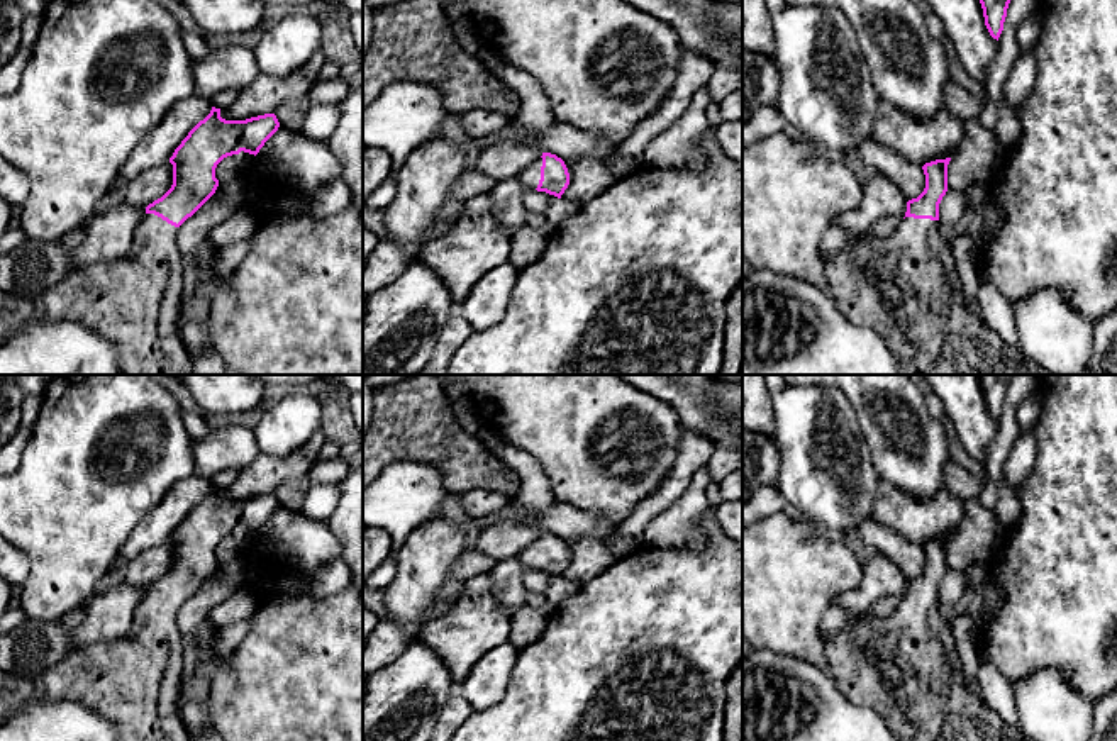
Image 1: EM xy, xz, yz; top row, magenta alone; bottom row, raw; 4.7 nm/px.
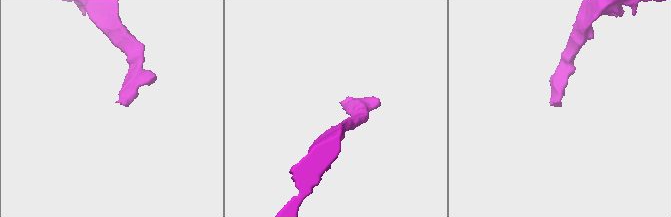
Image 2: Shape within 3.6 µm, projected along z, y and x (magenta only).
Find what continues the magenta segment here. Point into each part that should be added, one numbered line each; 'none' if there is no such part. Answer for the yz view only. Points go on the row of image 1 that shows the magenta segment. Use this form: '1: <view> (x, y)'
1: yz (931, 334)

